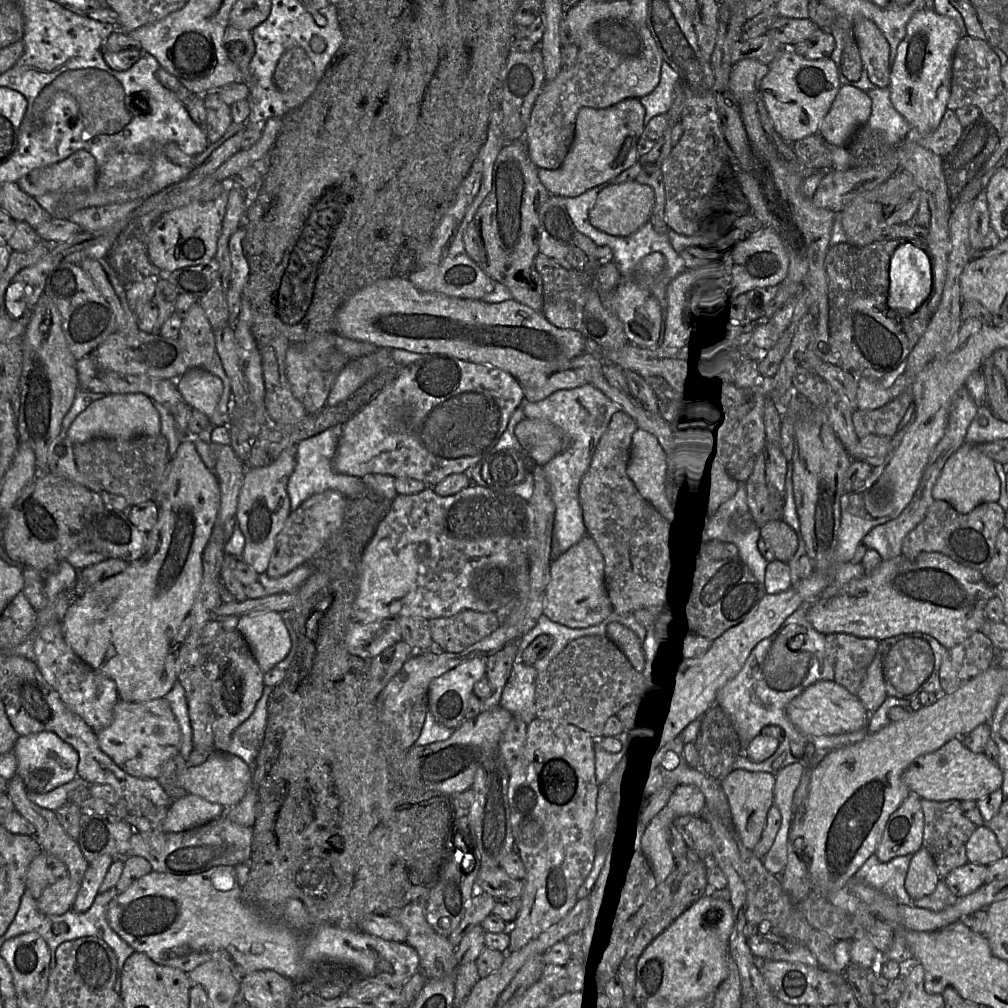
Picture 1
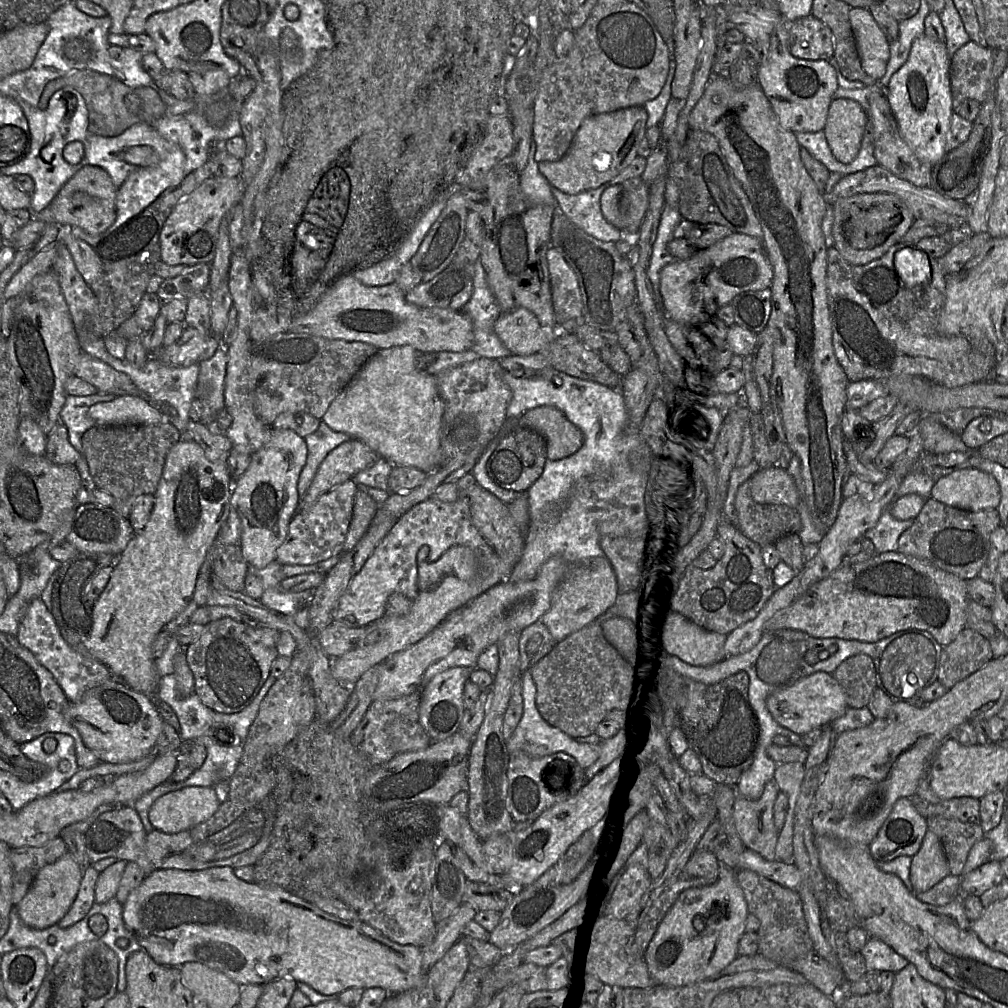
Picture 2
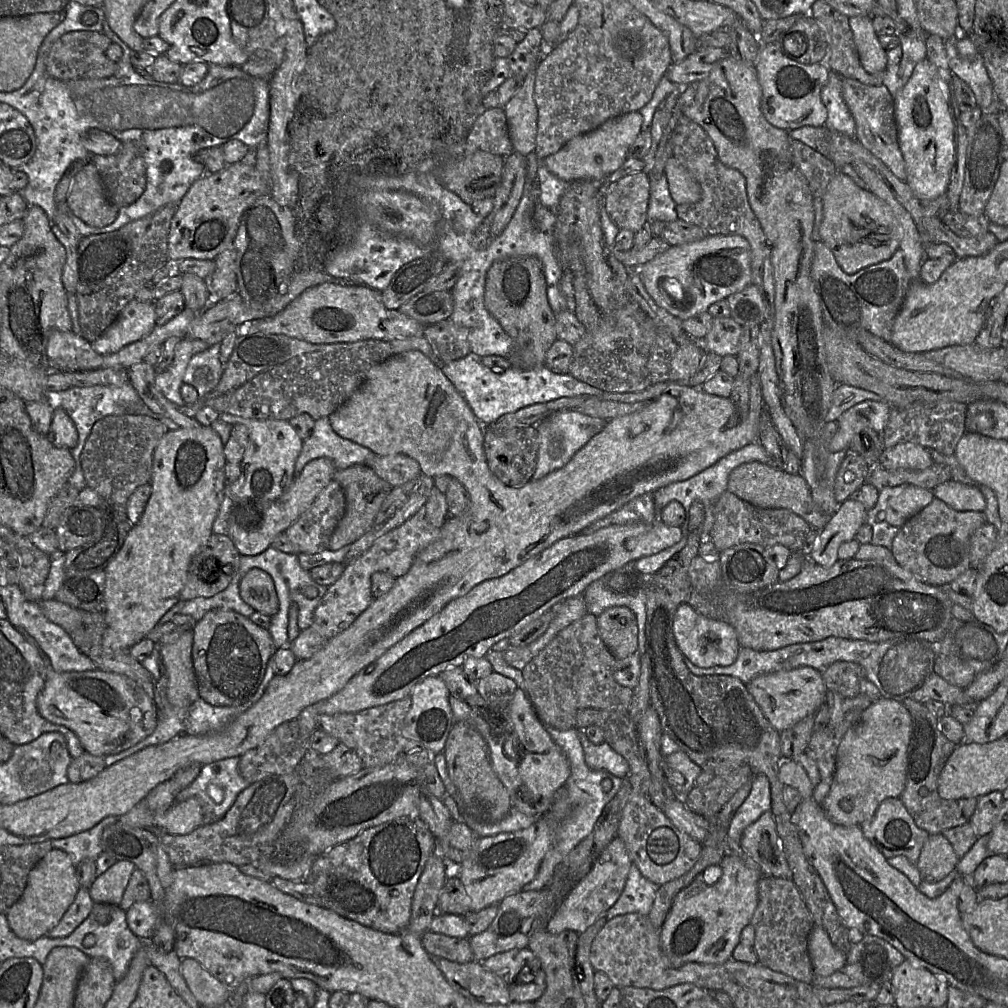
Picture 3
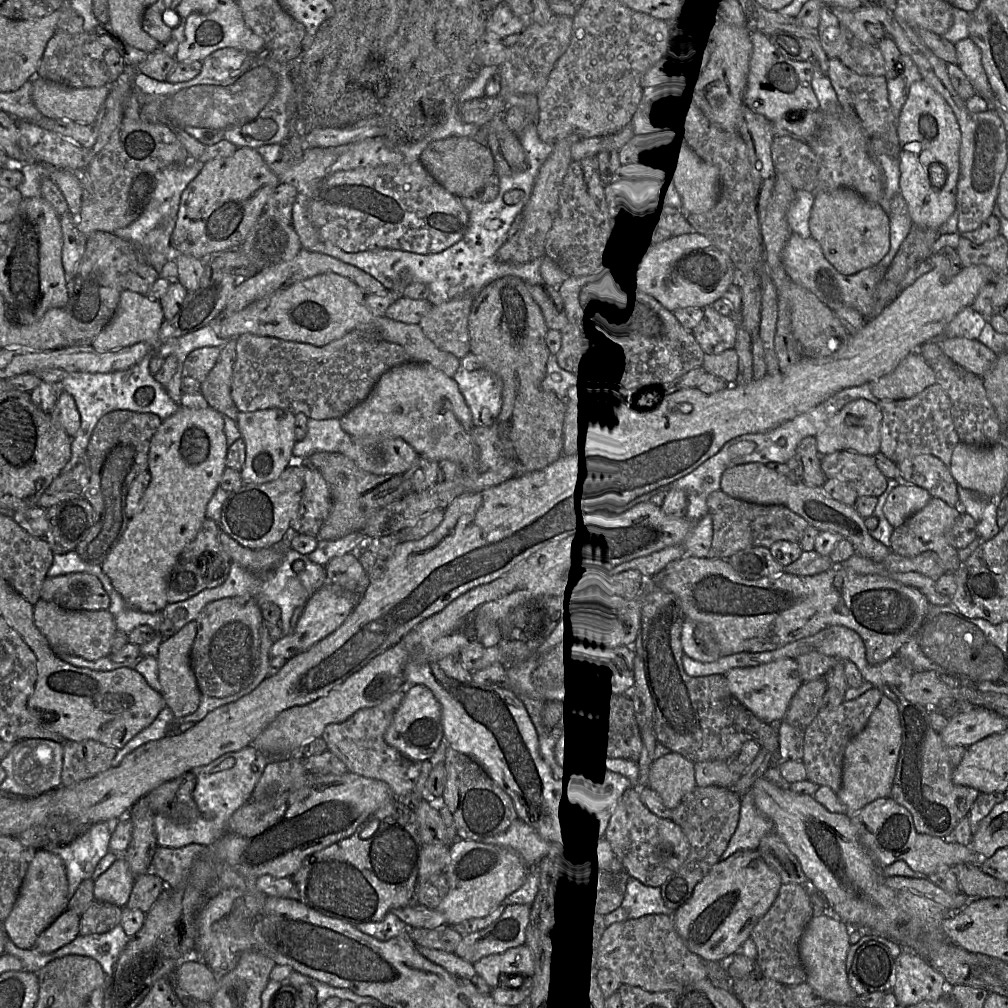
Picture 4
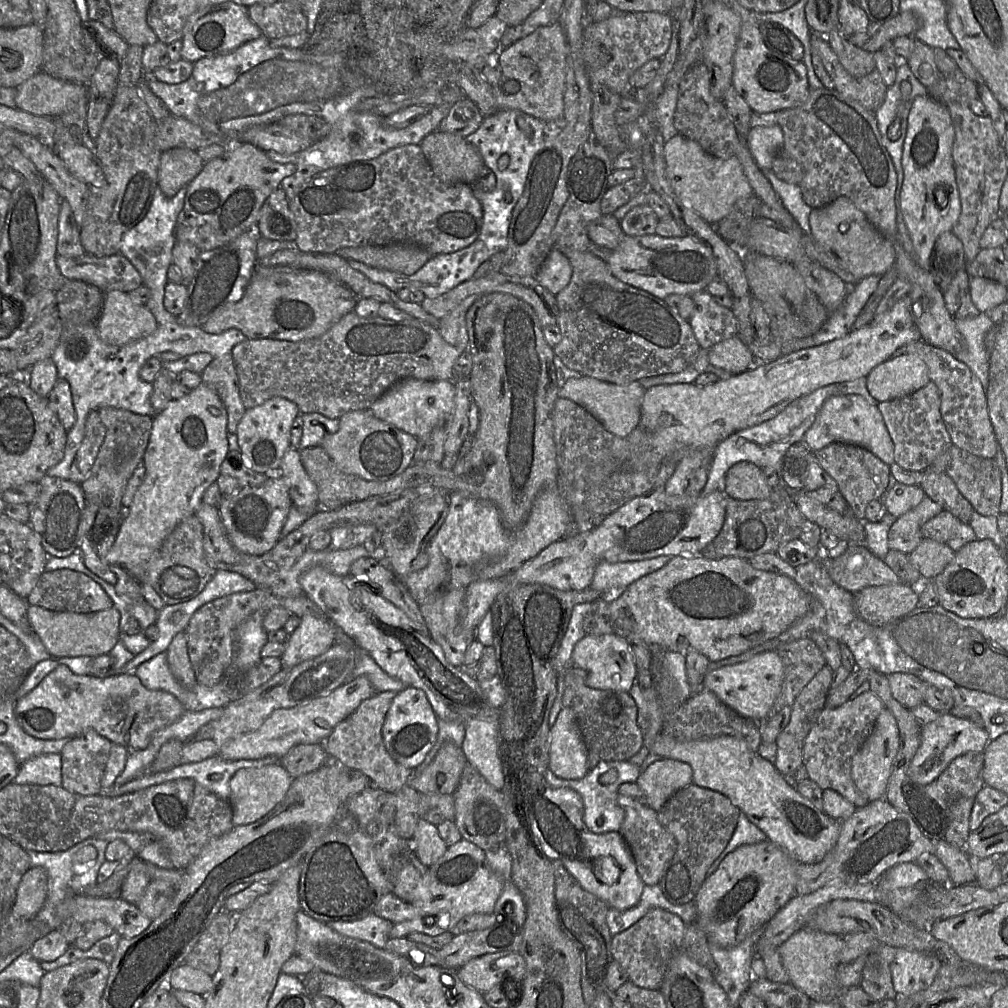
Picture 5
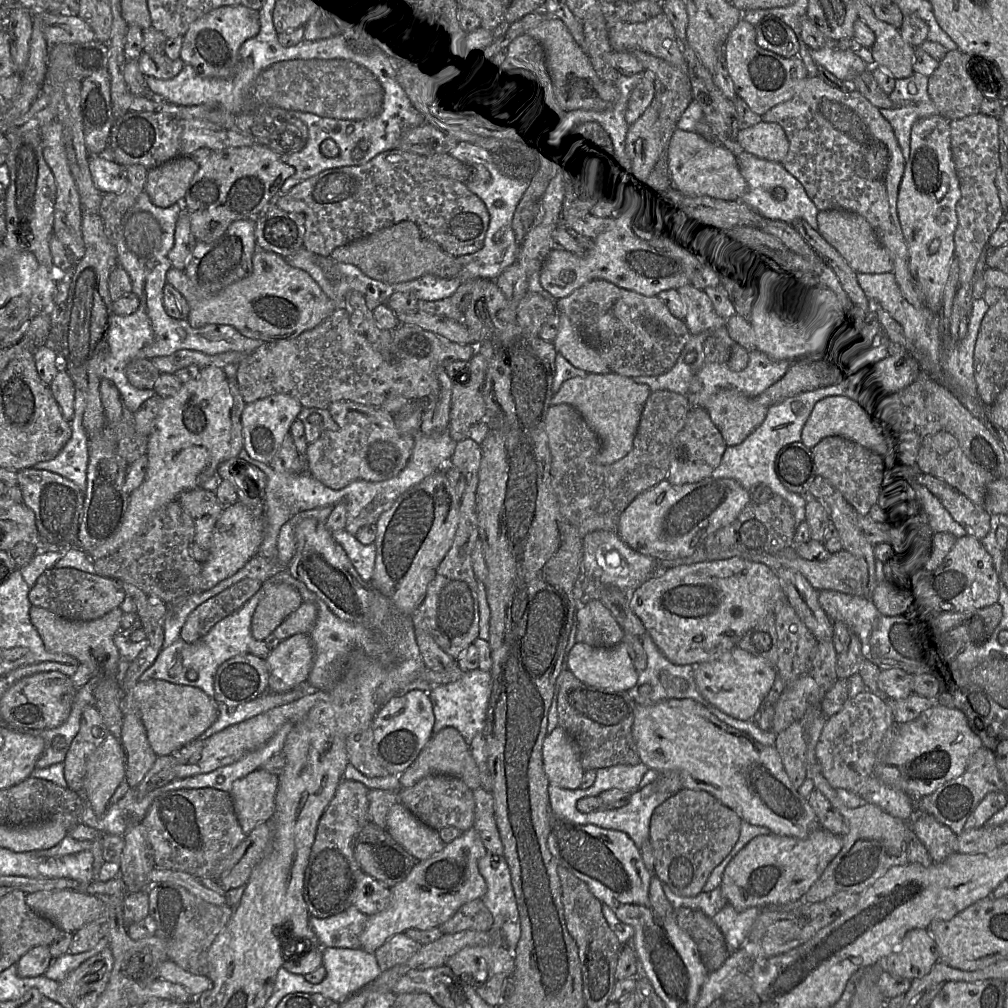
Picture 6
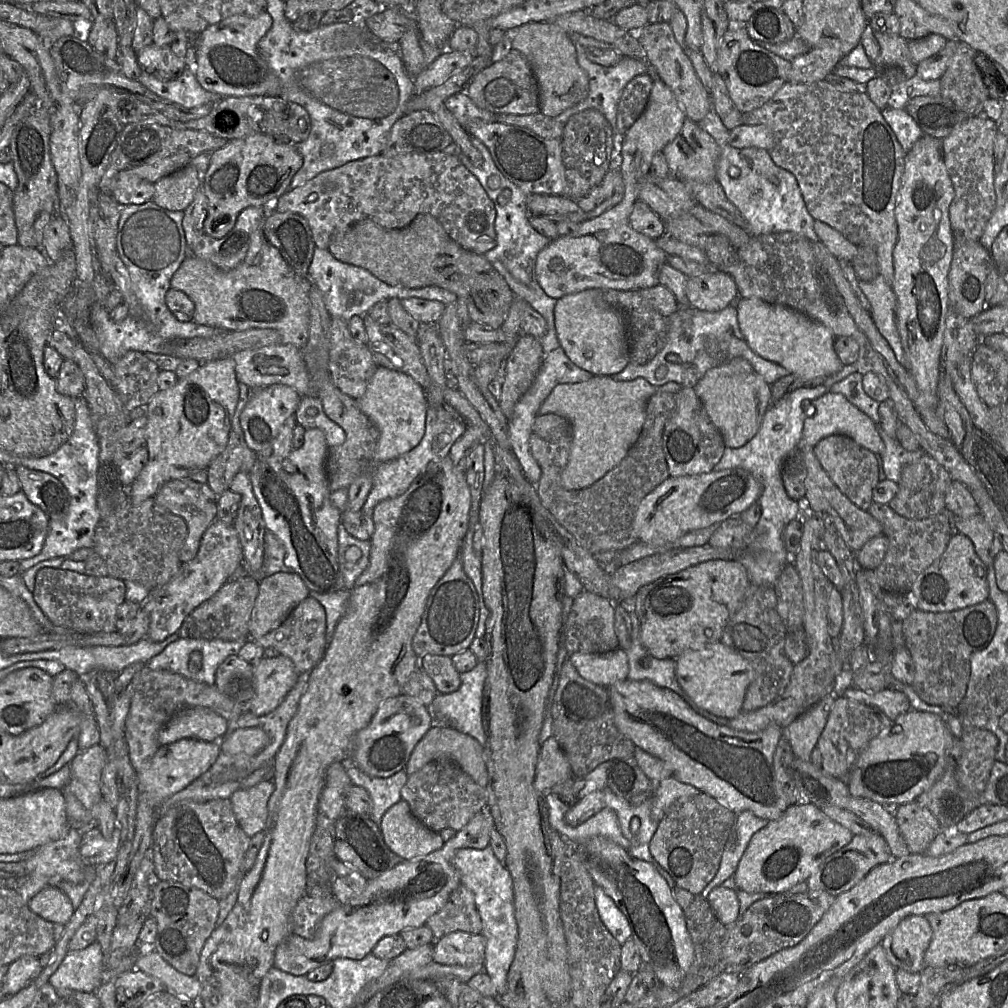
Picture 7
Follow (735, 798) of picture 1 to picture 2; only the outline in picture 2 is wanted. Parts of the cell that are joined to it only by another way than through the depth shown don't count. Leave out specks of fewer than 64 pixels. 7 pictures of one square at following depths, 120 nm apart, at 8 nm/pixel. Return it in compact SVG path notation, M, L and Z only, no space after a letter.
M775 780L769 781L758 800L737 793L733 815L739 837L744 845L768 861L775 861L779 831L774 824L774 803L779 793Z

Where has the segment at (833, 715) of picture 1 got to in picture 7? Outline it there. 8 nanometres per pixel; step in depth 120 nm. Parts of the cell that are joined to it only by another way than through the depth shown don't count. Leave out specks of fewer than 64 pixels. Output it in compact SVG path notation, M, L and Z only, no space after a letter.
M719 641L702 650L685 651L676 663L677 681L698 707L728 719L742 712L747 688L754 677L748 660Z

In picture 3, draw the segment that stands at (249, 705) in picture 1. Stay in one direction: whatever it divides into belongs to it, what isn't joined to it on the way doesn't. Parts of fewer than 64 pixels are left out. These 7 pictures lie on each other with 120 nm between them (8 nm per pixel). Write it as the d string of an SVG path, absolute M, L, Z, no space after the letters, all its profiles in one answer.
M212 609L200 619L193 629L192 662L201 699L213 706L235 707L248 701L259 688L268 661L277 650L271 633L235 611Z

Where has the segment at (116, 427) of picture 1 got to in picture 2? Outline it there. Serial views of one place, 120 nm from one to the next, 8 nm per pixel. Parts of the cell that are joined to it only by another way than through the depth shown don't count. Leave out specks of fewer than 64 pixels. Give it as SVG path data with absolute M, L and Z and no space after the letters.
M118 396L109 402L100 402L89 408L88 415L96 425L159 424L164 422L162 413L139 396Z

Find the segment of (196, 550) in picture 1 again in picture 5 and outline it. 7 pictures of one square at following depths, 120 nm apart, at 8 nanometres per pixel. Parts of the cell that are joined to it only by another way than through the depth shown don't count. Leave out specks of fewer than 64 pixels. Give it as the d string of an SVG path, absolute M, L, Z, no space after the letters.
M204 383L192 389L188 395L180 399L172 399L162 412L154 416L149 443L143 459L146 468L145 478L136 491L131 506L123 509L122 523L107 554L107 560L110 564L126 570L140 584L144 600L158 611L162 610L166 603L147 582L149 561L174 528L186 517L196 514L196 510L202 503L204 492L218 479L221 464L230 451L227 421L227 411L219 395Z

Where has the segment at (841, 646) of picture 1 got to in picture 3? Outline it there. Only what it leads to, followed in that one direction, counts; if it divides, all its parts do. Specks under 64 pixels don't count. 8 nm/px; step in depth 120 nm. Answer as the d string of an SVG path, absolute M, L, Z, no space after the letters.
M838 661L822 671L822 677L828 690L839 693L844 699L860 694L859 684L866 678L865 669L858 663Z

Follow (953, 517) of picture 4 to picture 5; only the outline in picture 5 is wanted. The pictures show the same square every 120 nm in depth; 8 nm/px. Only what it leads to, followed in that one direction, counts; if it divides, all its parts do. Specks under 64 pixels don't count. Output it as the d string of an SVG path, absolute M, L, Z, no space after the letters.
M925 496L914 508L901 515L888 533L888 547L910 554L923 540L921 527L943 511L943 507Z

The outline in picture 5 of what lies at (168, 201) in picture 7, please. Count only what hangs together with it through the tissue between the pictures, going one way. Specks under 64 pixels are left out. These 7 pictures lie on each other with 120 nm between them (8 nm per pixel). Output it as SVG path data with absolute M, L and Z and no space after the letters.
M171 148L161 153L157 186L168 197L174 196L201 172L203 160L188 148Z

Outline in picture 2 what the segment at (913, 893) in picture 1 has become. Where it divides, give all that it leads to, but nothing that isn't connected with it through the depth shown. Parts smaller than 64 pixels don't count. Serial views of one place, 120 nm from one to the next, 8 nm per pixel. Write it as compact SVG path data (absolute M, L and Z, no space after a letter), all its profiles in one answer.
M927 831L919 851L912 857L910 881L915 890L930 890L950 875L949 864L939 837Z

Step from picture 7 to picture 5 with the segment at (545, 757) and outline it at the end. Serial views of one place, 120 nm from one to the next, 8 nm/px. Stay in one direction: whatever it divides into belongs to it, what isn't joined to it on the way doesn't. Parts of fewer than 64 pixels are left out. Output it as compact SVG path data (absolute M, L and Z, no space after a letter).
M562 707L550 730L548 768L559 778L578 780L587 772L588 749L580 732L576 715Z

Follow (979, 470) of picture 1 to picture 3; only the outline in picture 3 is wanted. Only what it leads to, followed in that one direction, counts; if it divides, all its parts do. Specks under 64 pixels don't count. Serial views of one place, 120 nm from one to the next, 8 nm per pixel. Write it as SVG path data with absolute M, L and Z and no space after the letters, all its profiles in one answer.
M952 479L937 485L933 495L957 511L984 511L986 500L979 486Z

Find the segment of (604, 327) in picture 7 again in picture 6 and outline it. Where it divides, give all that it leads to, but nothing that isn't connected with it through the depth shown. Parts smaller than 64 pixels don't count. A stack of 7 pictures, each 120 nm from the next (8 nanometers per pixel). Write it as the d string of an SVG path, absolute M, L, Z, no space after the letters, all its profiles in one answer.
M558 314L558 317L560 327L556 338L552 341L556 352L587 374L612 373L597 351L584 341L569 318L562 314Z

